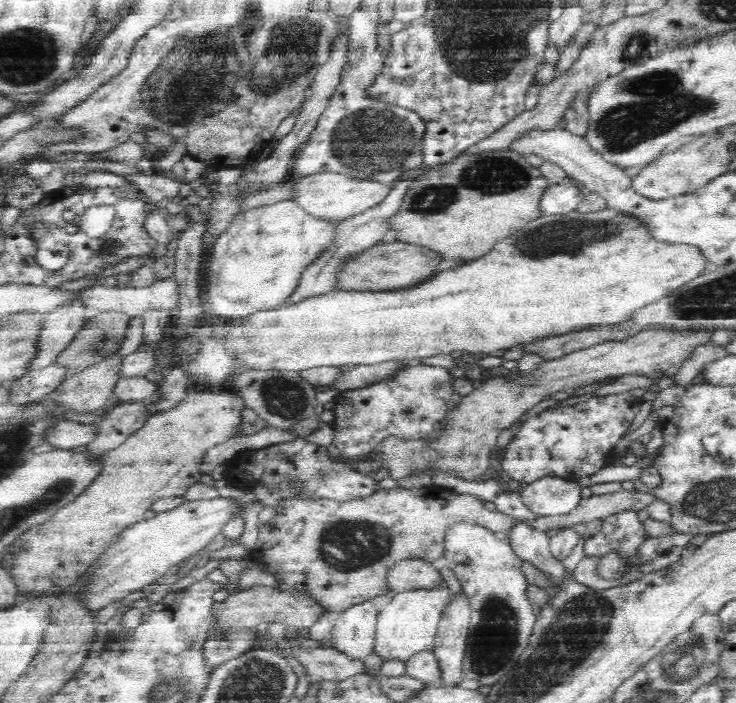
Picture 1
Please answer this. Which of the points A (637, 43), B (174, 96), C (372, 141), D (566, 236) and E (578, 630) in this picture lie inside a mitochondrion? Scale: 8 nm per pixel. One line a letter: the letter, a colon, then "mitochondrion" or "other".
A: mitochondrion
B: mitochondrion
C: mitochondrion
D: mitochondrion
E: mitochondrion

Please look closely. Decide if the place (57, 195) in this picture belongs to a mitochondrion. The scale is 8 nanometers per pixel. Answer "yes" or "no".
no

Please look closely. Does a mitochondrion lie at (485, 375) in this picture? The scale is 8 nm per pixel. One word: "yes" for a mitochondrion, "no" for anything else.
no

